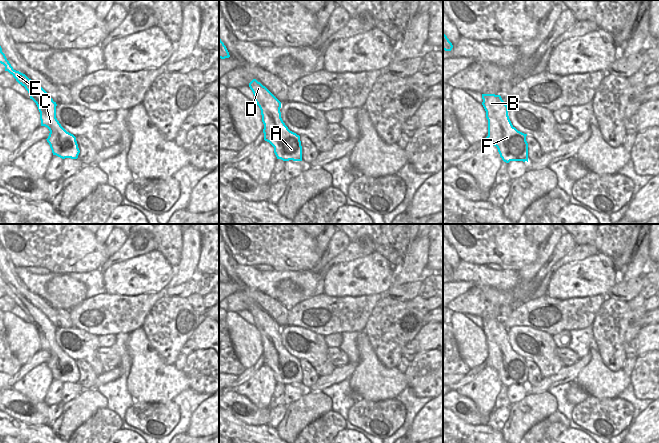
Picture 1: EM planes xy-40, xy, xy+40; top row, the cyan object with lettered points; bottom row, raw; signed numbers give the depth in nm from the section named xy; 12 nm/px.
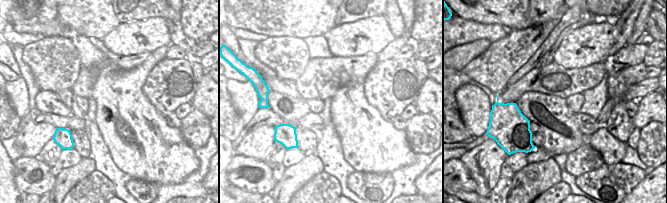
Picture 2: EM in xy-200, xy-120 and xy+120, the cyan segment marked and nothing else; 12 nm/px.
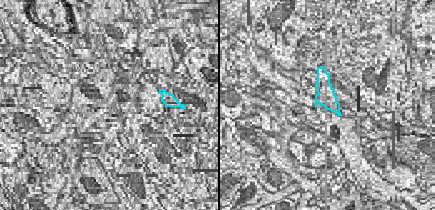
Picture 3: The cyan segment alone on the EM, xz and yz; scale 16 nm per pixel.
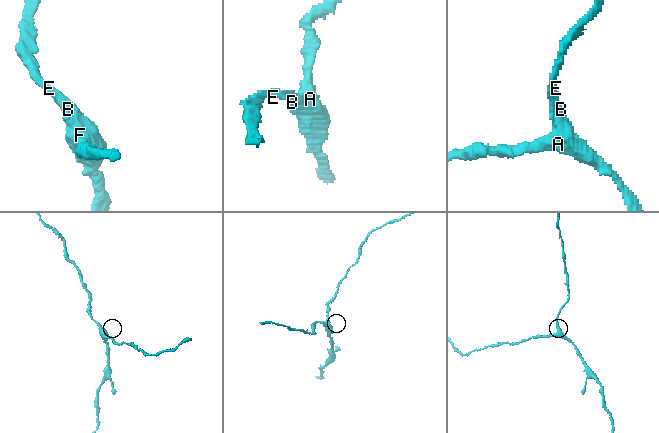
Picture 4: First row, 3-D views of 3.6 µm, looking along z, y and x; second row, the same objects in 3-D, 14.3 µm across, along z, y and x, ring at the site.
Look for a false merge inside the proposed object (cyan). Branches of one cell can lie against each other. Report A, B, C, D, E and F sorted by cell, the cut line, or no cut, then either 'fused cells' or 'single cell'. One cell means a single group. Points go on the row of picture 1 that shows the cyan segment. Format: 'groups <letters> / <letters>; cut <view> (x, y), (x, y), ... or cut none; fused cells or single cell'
groups A B C D E F; cut none; single cell

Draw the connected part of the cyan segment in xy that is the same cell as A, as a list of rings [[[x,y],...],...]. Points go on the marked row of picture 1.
[[[253,79],[249,87],[259,106],[264,124],[264,140],[274,147],[277,159],[302,161],[300,136],[290,131],[281,118],[281,102],[260,82]]]

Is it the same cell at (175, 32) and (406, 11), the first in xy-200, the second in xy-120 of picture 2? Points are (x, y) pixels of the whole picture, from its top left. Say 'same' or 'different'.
different

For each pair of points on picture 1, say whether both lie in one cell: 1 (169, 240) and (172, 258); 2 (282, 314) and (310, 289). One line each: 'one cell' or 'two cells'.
1: one cell
2: two cells

